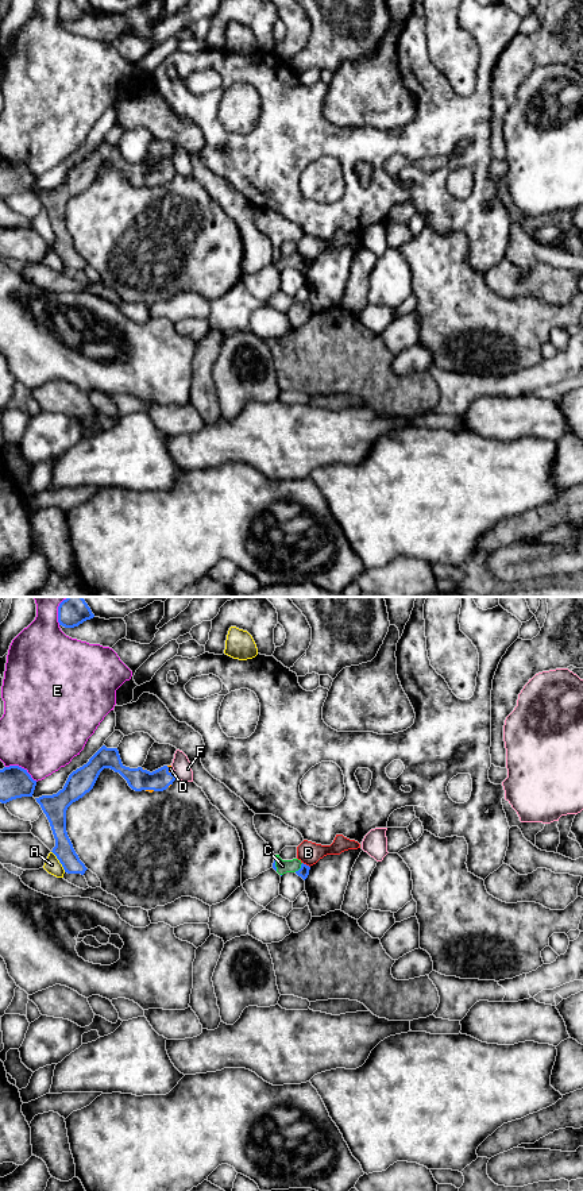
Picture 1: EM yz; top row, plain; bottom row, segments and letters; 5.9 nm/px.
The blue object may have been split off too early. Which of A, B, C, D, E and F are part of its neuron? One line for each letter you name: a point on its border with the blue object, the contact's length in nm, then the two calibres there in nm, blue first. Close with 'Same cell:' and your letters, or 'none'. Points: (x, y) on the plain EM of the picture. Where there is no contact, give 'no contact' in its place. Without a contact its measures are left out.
C: yz (300, 263) | 80 nm | 60/80 nm
D: yz (168, 165) | 70 nm | 140/30 nm
Same cell: C, D

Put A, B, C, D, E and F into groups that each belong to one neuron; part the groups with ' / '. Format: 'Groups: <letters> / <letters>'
Groups: A / B / C D / E / F

